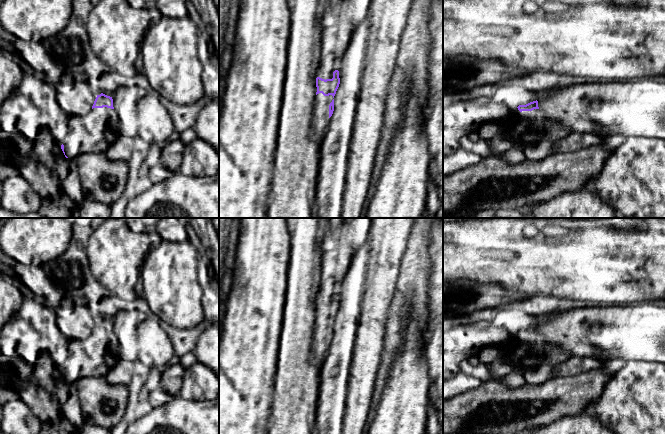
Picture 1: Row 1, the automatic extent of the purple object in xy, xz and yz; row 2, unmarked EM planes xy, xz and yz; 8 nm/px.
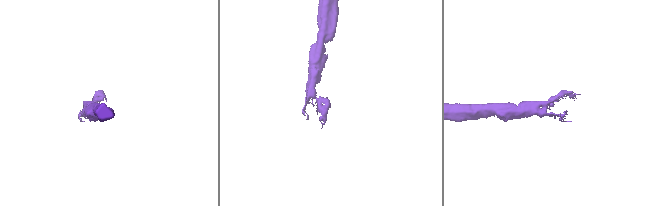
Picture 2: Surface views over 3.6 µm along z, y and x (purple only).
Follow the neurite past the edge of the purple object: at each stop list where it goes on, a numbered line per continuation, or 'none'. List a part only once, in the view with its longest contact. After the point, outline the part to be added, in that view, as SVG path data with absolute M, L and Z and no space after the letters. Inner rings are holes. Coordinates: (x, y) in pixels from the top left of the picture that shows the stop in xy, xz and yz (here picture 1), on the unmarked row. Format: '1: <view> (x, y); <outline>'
1: xz (321, 336); M322 317L316 319L316 329L314 333L314 357L316 367L319 372L330 345L329 329L333 323L332 319L324 320Z

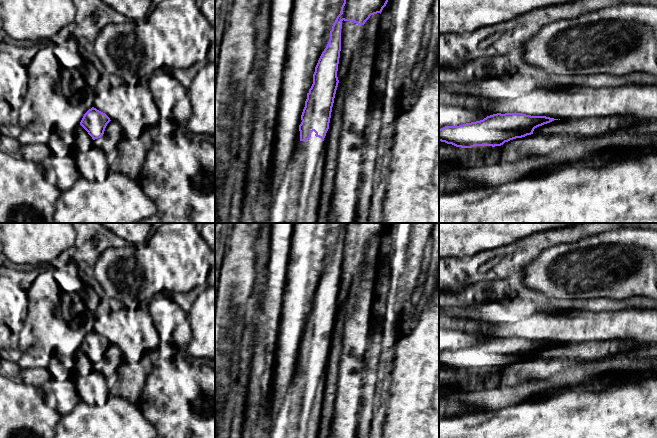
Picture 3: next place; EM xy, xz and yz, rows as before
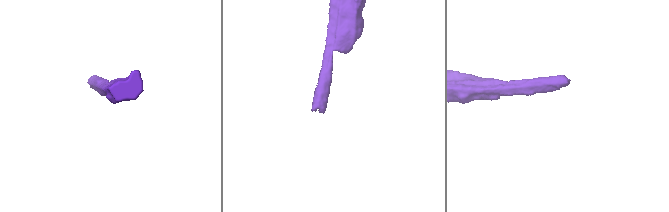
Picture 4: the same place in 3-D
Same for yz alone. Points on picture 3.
none

